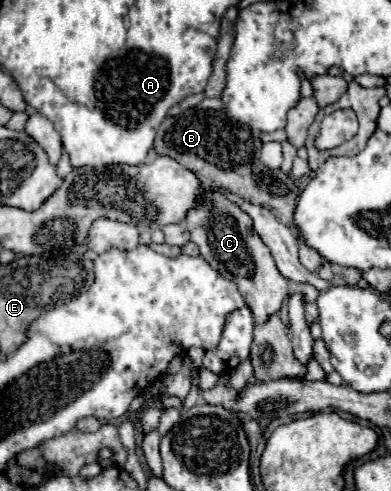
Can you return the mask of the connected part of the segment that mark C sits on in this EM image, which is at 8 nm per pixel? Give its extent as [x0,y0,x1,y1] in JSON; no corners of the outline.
[184,193,290,325]

